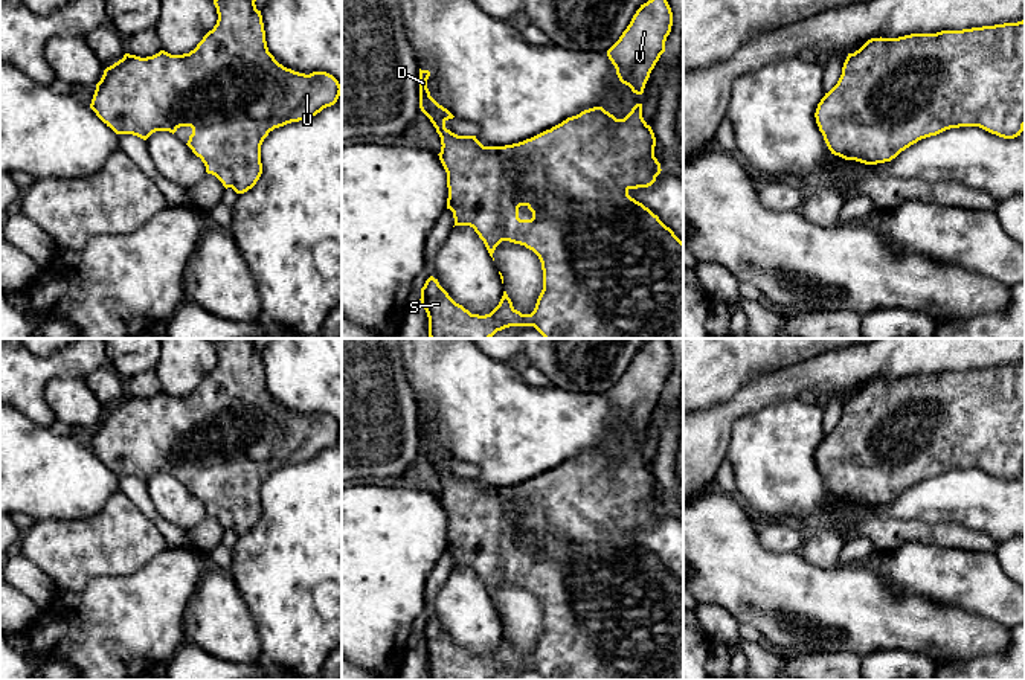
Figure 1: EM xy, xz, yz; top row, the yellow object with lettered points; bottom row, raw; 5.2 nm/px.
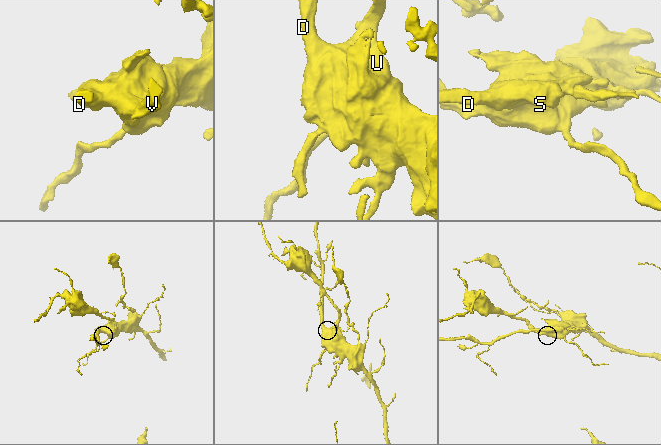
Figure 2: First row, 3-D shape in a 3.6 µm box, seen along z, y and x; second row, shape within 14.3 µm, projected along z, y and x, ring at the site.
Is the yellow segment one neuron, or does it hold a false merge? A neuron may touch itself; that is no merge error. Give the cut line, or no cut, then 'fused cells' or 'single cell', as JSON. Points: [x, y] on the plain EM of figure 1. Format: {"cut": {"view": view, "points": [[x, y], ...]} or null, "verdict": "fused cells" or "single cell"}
{"cut": null, "verdict": "single cell"}

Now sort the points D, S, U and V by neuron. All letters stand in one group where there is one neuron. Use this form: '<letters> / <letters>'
D S U V

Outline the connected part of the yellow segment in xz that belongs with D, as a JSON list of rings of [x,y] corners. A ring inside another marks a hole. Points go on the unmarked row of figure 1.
[[[419,410],[419,450],[430,460],[441,479],[439,502],[447,514],[447,550],[453,553],[455,567],[470,567],[484,582],[490,598],[502,582],[525,587],[532,592],[543,611],[543,631],[531,656],[522,656],[512,648],[506,633],[499,646],[485,657],[471,656],[462,646],[456,645],[448,634],[439,627],[438,621],[430,617],[421,630],[421,648],[429,659],[430,680],[491,680],[497,672],[509,668],[534,668],[545,680],[683,680],[683,584],[642,544],[628,537],[630,531],[648,529],[660,515],[660,505],[654,499],[656,479],[651,468],[642,459],[642,445],[636,445],[624,460],[616,460],[602,448],[593,448],[577,457],[567,459],[561,465],[546,471],[531,480],[505,488],[484,488],[476,477],[458,477],[445,470],[445,463],[455,457],[439,447],[427,430],[429,412]],[[526,547],[532,553],[531,561],[519,560],[519,549]]]

